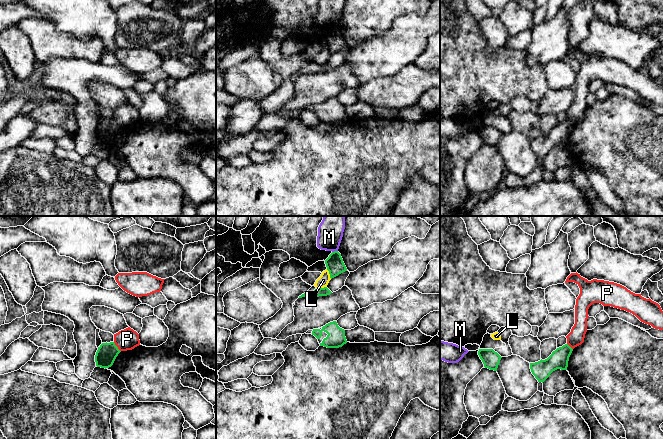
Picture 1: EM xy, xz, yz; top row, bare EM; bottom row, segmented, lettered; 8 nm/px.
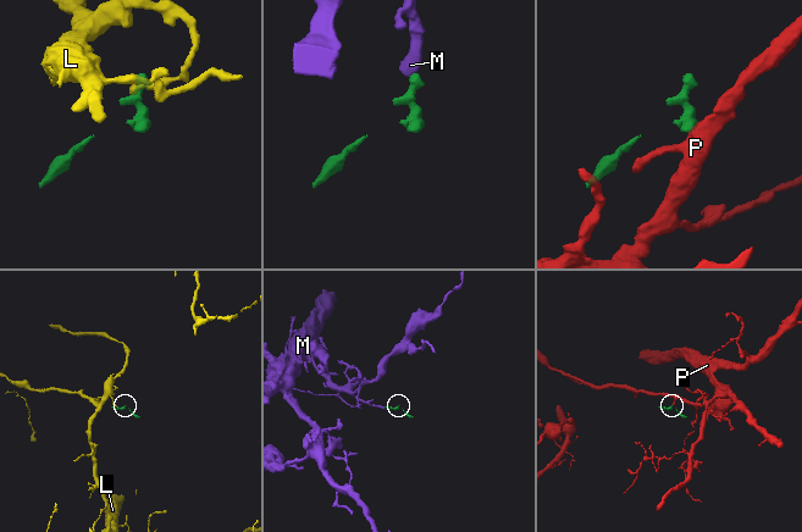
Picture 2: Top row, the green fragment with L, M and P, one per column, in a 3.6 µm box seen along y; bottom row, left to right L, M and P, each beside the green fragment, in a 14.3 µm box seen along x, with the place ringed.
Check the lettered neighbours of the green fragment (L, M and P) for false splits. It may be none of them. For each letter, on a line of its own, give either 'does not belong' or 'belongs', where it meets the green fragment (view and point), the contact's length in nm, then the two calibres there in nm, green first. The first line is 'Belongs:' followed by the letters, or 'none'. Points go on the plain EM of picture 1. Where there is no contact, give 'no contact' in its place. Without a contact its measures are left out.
Belongs: none
L: does not belong; contact xz (329, 49); length 90 nm; calibres 140 and 90 nm
M: does not belong; contact xz (334, 27); length 50 nm; calibres 140 and 190 nm
P: does not belong; contact xy (117, 123); length 100 nm; calibres 160 and 170 nm

